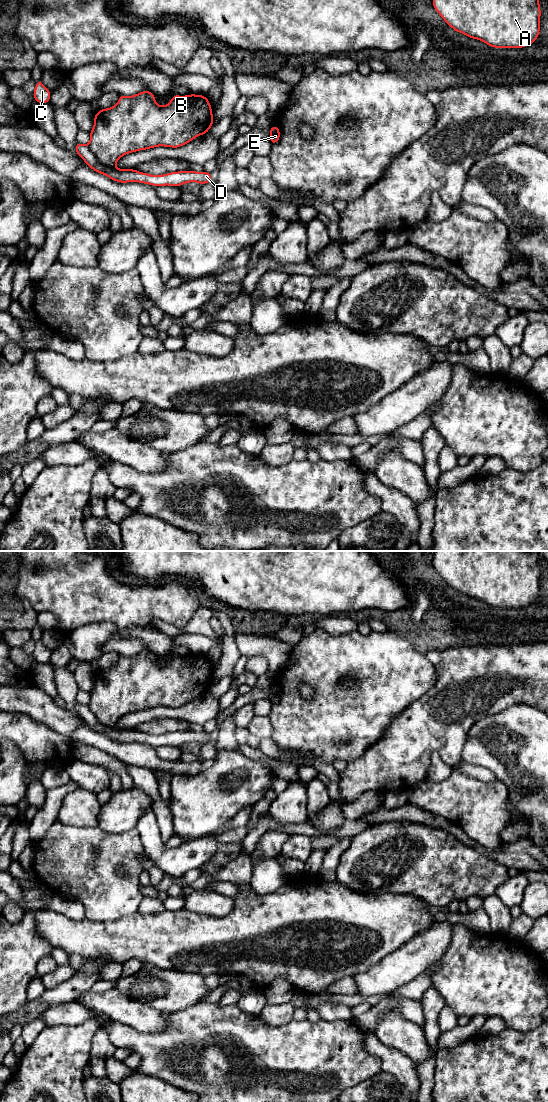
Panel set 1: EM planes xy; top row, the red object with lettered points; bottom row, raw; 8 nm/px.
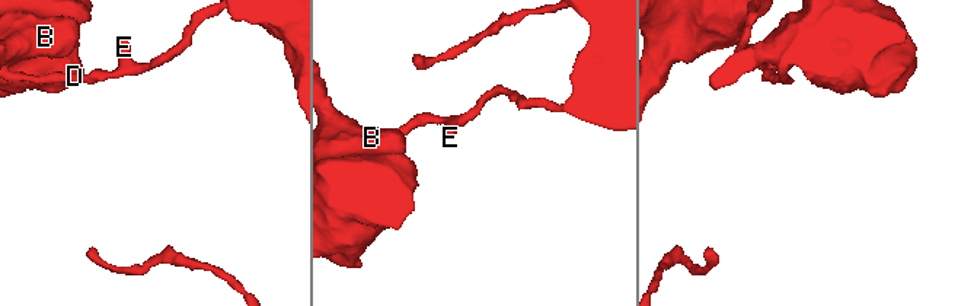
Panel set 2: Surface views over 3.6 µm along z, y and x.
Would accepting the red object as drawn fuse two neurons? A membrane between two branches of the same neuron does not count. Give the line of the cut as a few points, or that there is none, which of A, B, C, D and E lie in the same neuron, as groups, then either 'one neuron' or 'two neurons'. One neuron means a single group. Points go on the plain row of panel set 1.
xy (87, 706), (102, 724), (113, 726) | A C D E / B | two neurons

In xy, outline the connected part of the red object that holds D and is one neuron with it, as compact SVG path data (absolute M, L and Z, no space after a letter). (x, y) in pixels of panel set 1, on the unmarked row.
M75 703L75 711L77 715L95 732L103 734L113 741L119 743L139 742L152 746L181 746L186 743L196 742L202 745L212 741L211 733L202 731L195 732L193 730L170 732L167 734L155 736L148 733L139 732L135 729L117 729L102 725L90 711L87 705Z

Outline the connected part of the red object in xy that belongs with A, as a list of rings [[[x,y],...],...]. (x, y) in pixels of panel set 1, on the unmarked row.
[[[435,551],[432,565],[453,590],[490,607],[520,609],[539,596],[542,572],[536,551]]]

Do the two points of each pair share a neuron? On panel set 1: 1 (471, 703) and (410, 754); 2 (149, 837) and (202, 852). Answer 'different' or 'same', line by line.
1: same
2: same

